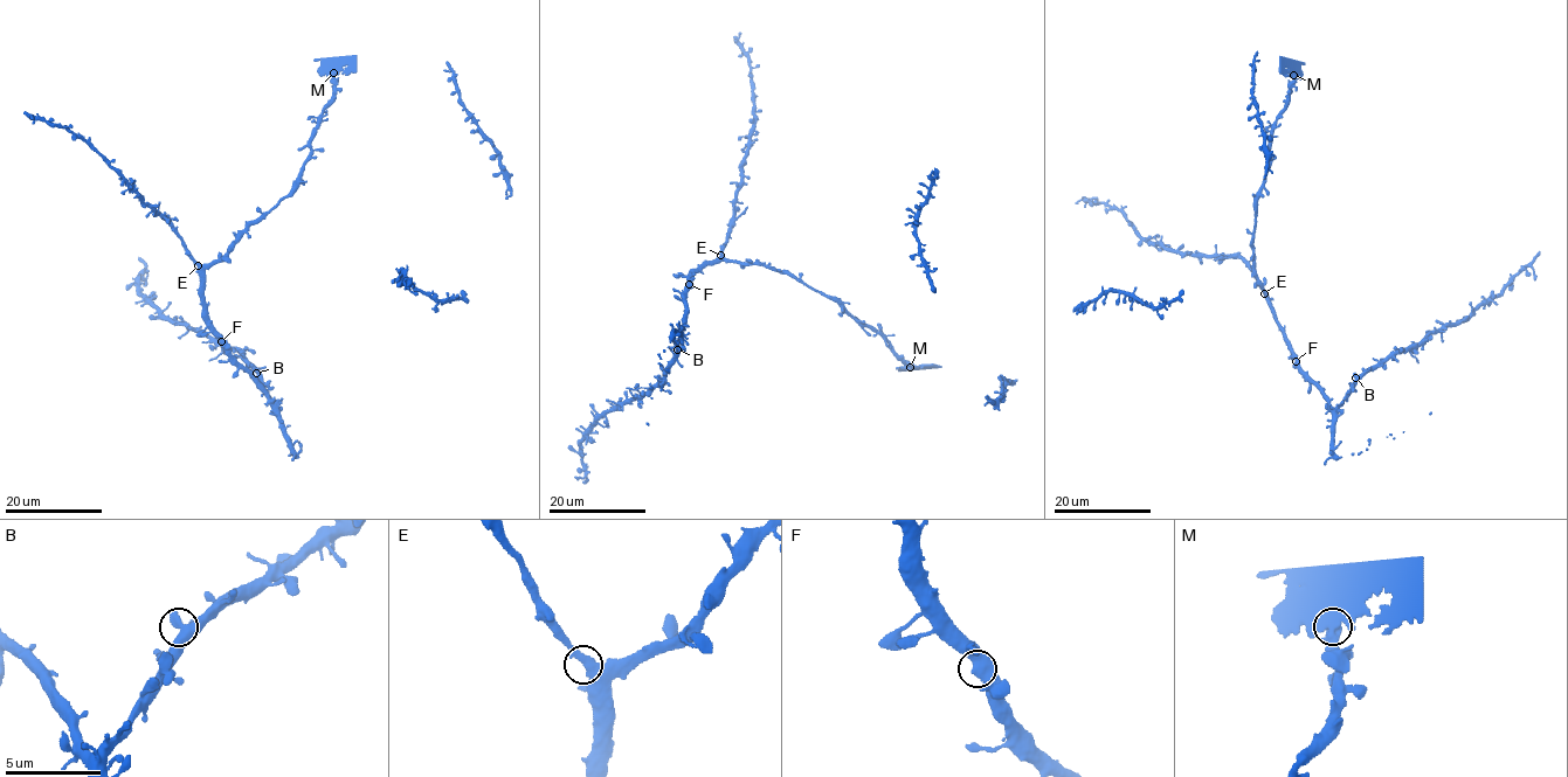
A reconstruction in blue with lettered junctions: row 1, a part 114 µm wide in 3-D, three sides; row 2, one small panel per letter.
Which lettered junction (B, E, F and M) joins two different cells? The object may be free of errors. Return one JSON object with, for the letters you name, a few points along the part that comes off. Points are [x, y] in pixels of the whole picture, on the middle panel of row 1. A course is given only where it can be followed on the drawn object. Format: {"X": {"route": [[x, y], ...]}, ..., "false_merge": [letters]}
{"M": {"route": [[910, 367], [941, 366]]}, "false_merge": ["M"]}

